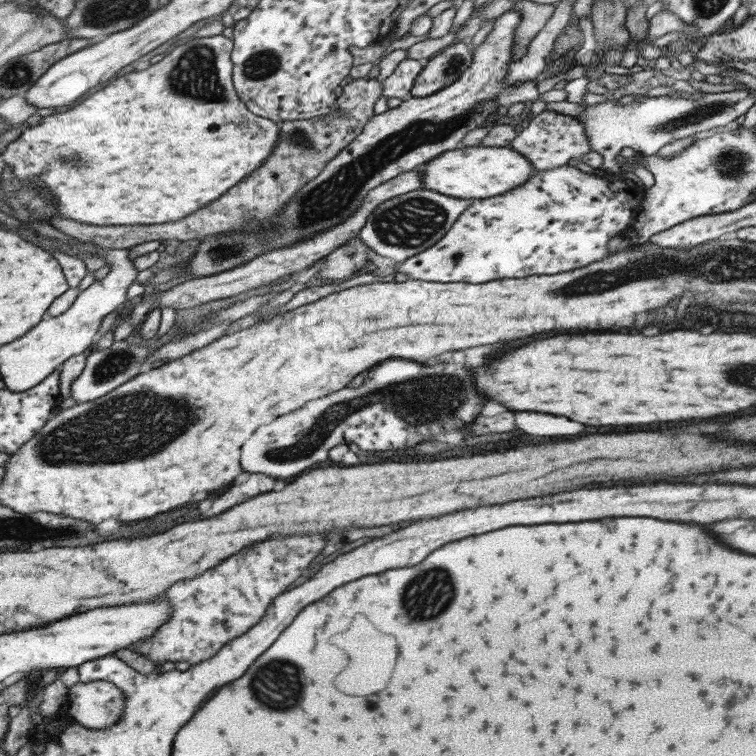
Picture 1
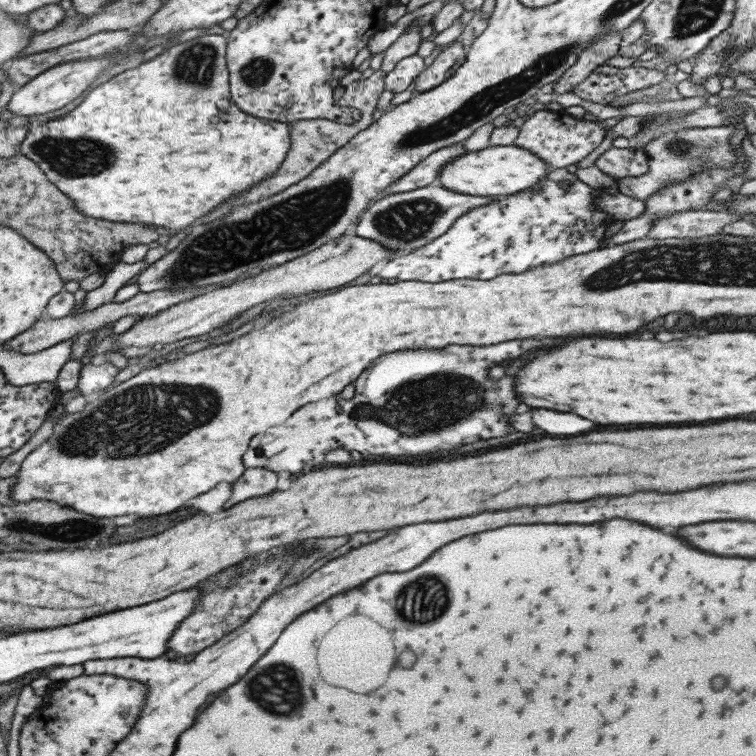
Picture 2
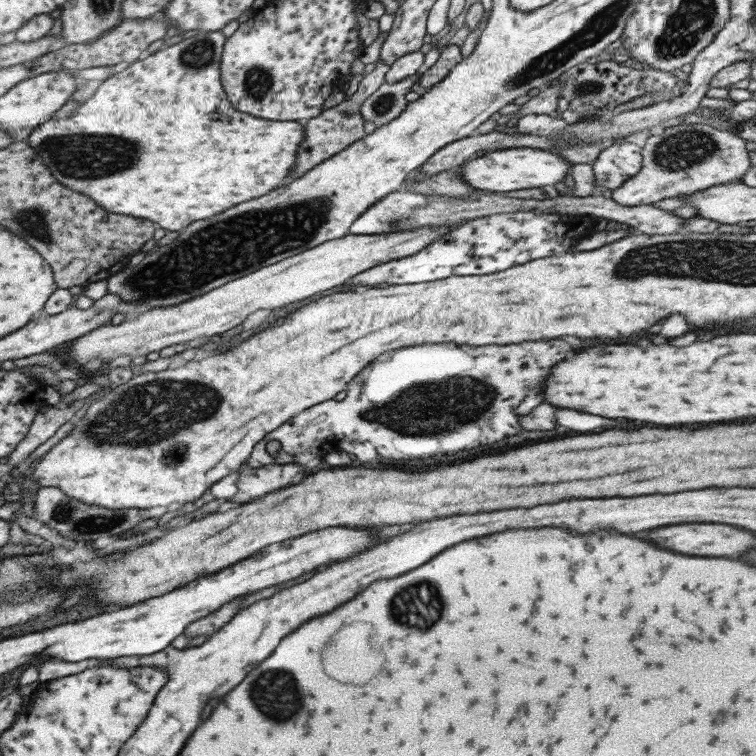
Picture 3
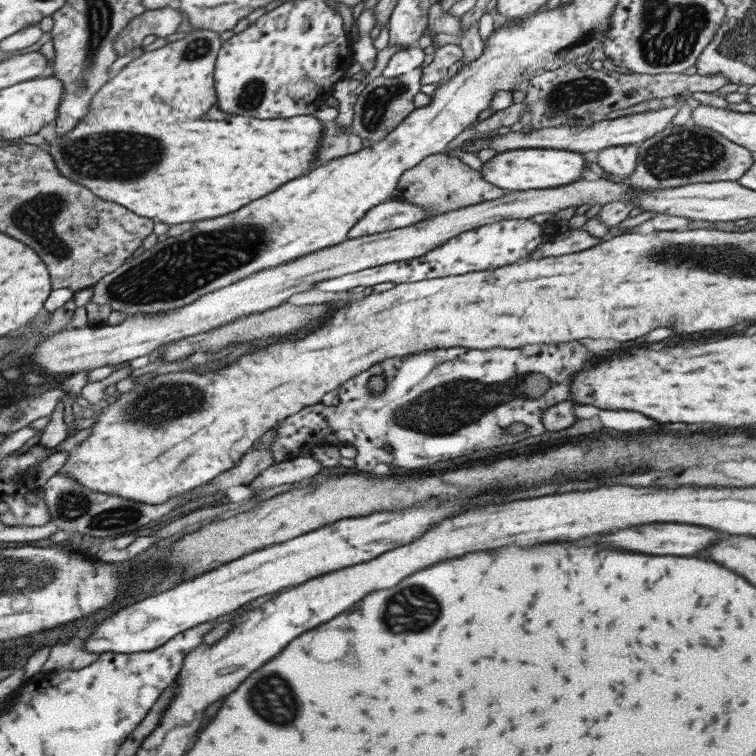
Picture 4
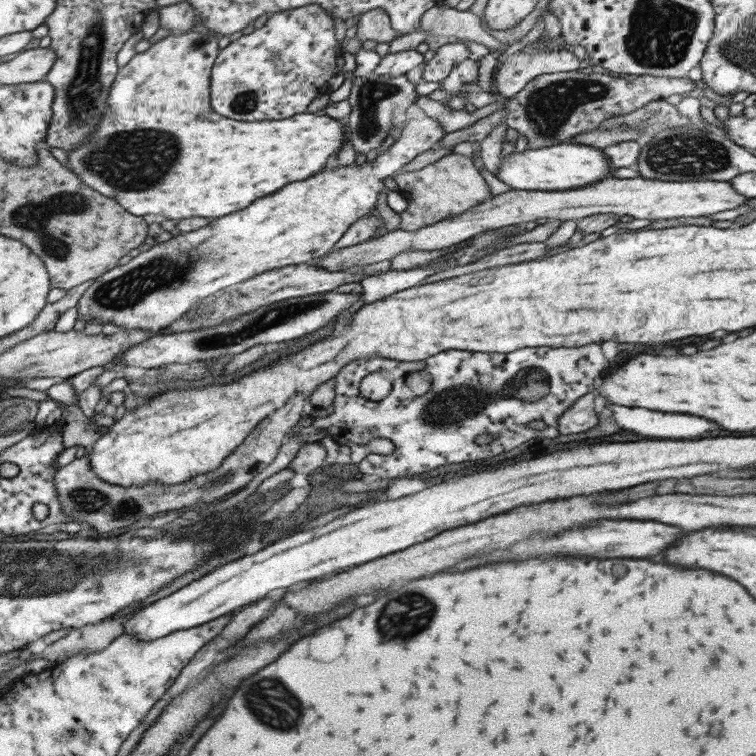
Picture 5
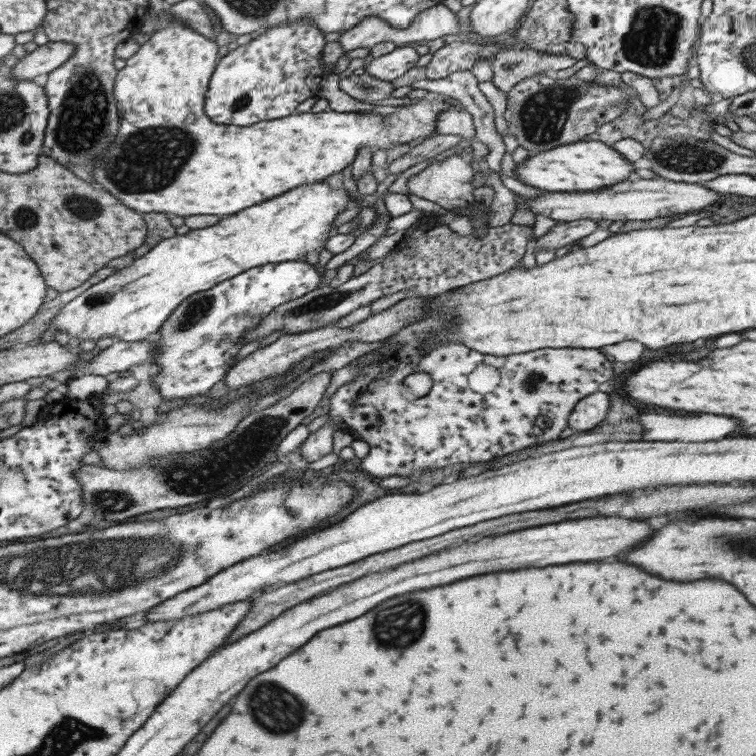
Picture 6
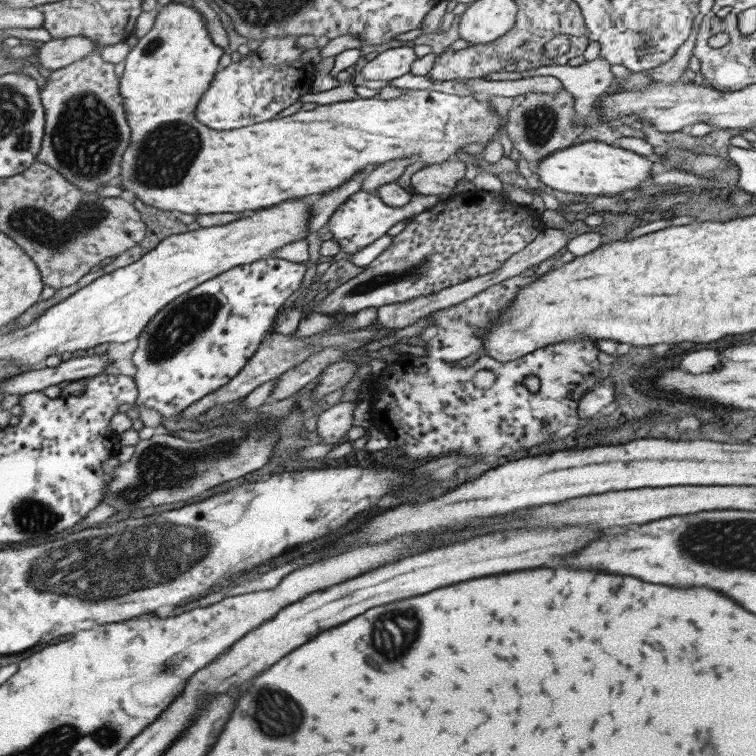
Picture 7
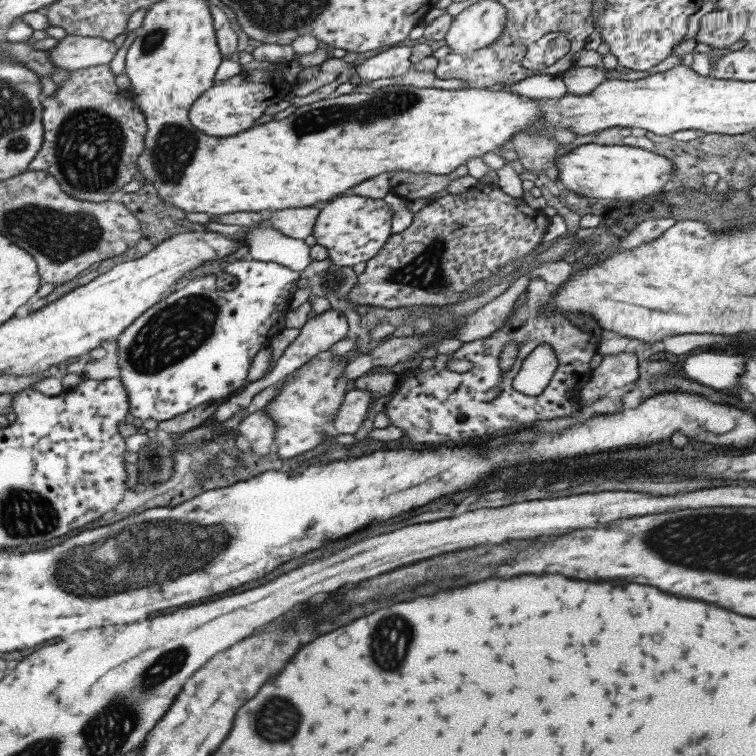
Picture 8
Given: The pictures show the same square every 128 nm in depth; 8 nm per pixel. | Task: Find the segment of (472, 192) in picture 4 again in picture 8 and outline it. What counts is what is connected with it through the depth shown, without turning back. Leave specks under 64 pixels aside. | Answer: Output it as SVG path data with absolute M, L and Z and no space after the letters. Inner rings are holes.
M459 165L447 174L411 173L398 170L389 173L387 183L389 183L391 191L398 190L403 193L406 200L412 201L447 188L451 180L465 176L467 171L465 165Z

